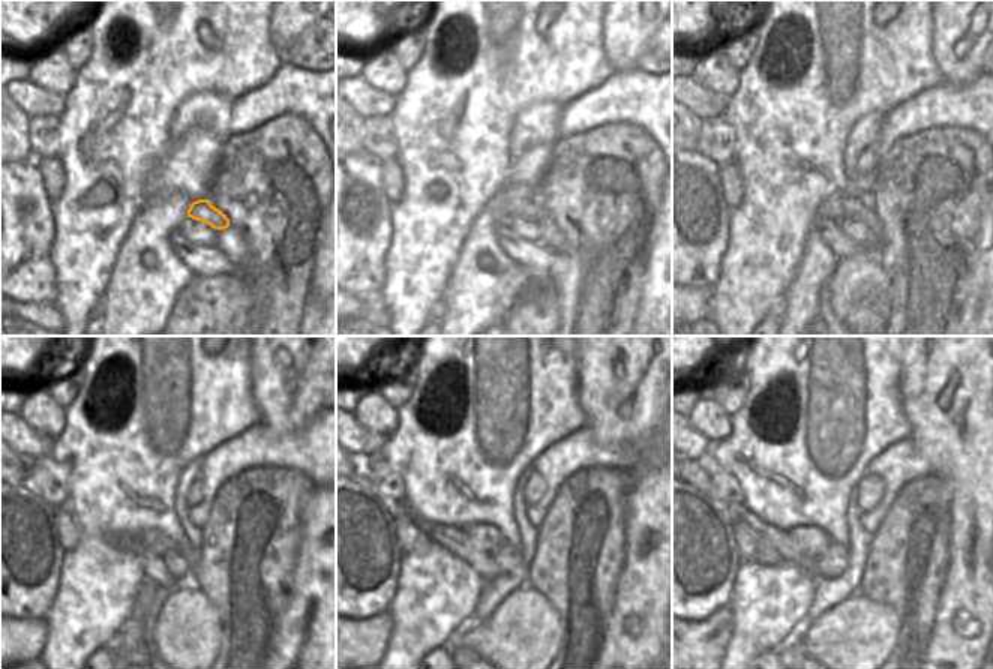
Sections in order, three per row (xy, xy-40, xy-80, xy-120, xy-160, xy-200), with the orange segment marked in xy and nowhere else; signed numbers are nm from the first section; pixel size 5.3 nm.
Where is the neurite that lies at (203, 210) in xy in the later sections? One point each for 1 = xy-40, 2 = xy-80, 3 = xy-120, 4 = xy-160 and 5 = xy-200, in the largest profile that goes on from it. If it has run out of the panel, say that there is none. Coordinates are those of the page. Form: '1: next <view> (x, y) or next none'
1: next xy-40 (531, 209)
2: next xy-80 (837, 207)
3: next xy-120 (153, 540)
4: next xy-160 (486, 537)
5: next xy-200 (813, 540)

